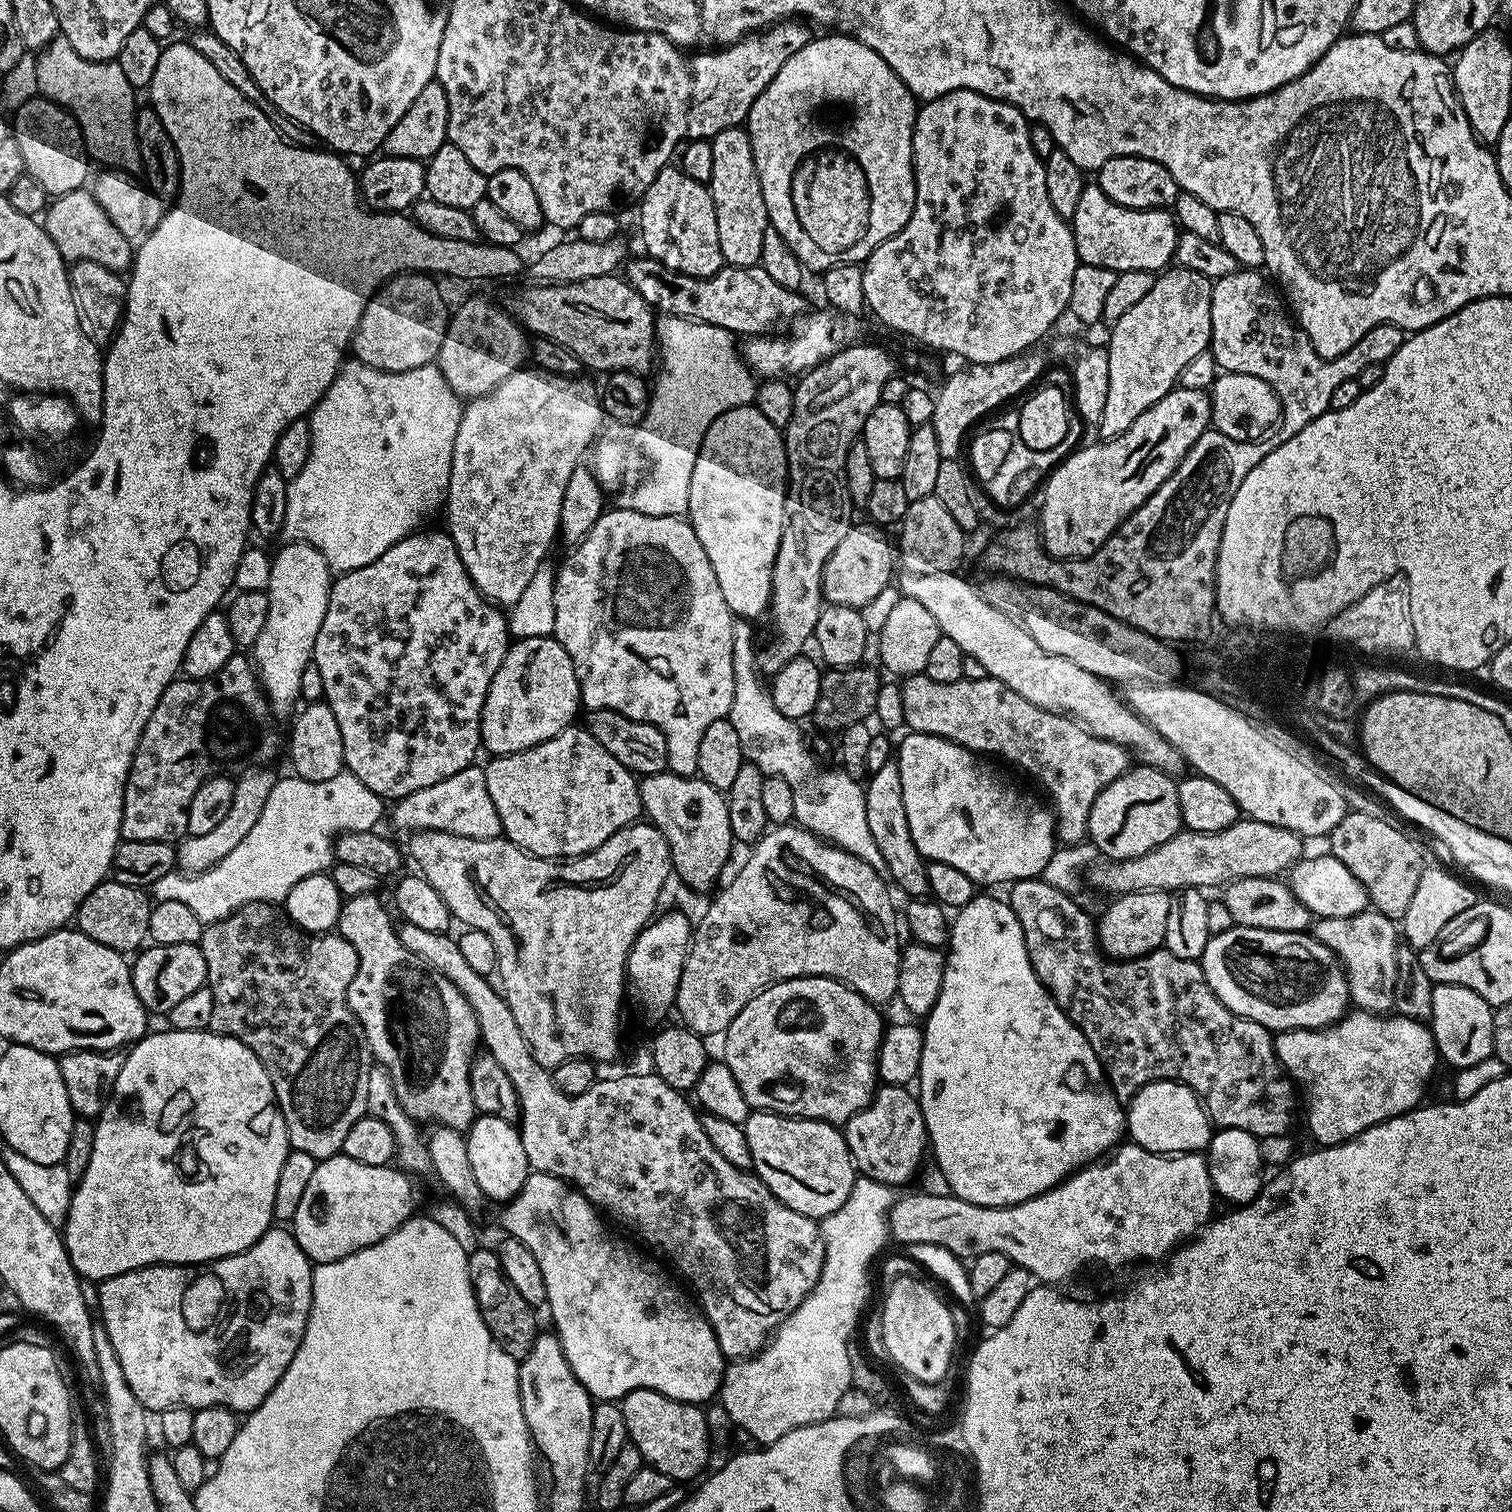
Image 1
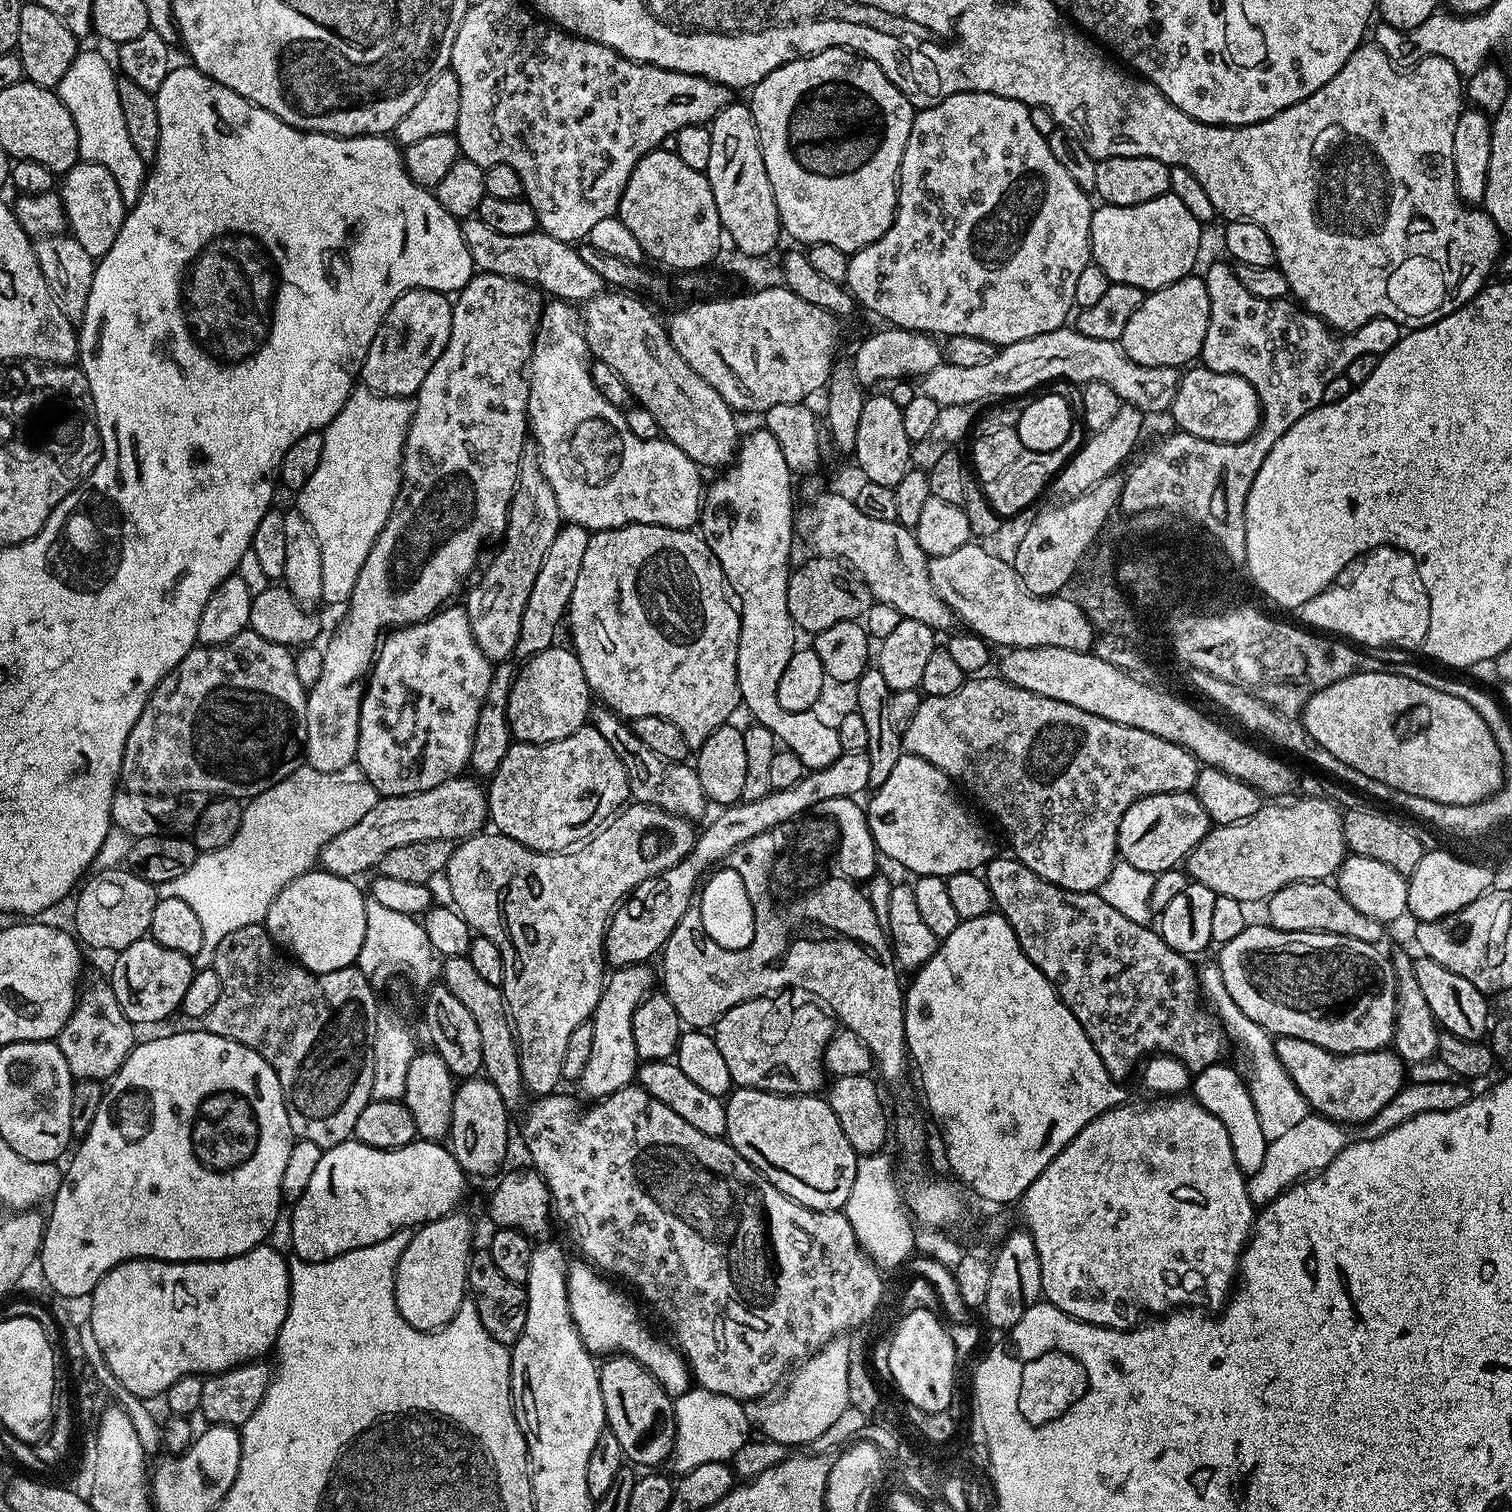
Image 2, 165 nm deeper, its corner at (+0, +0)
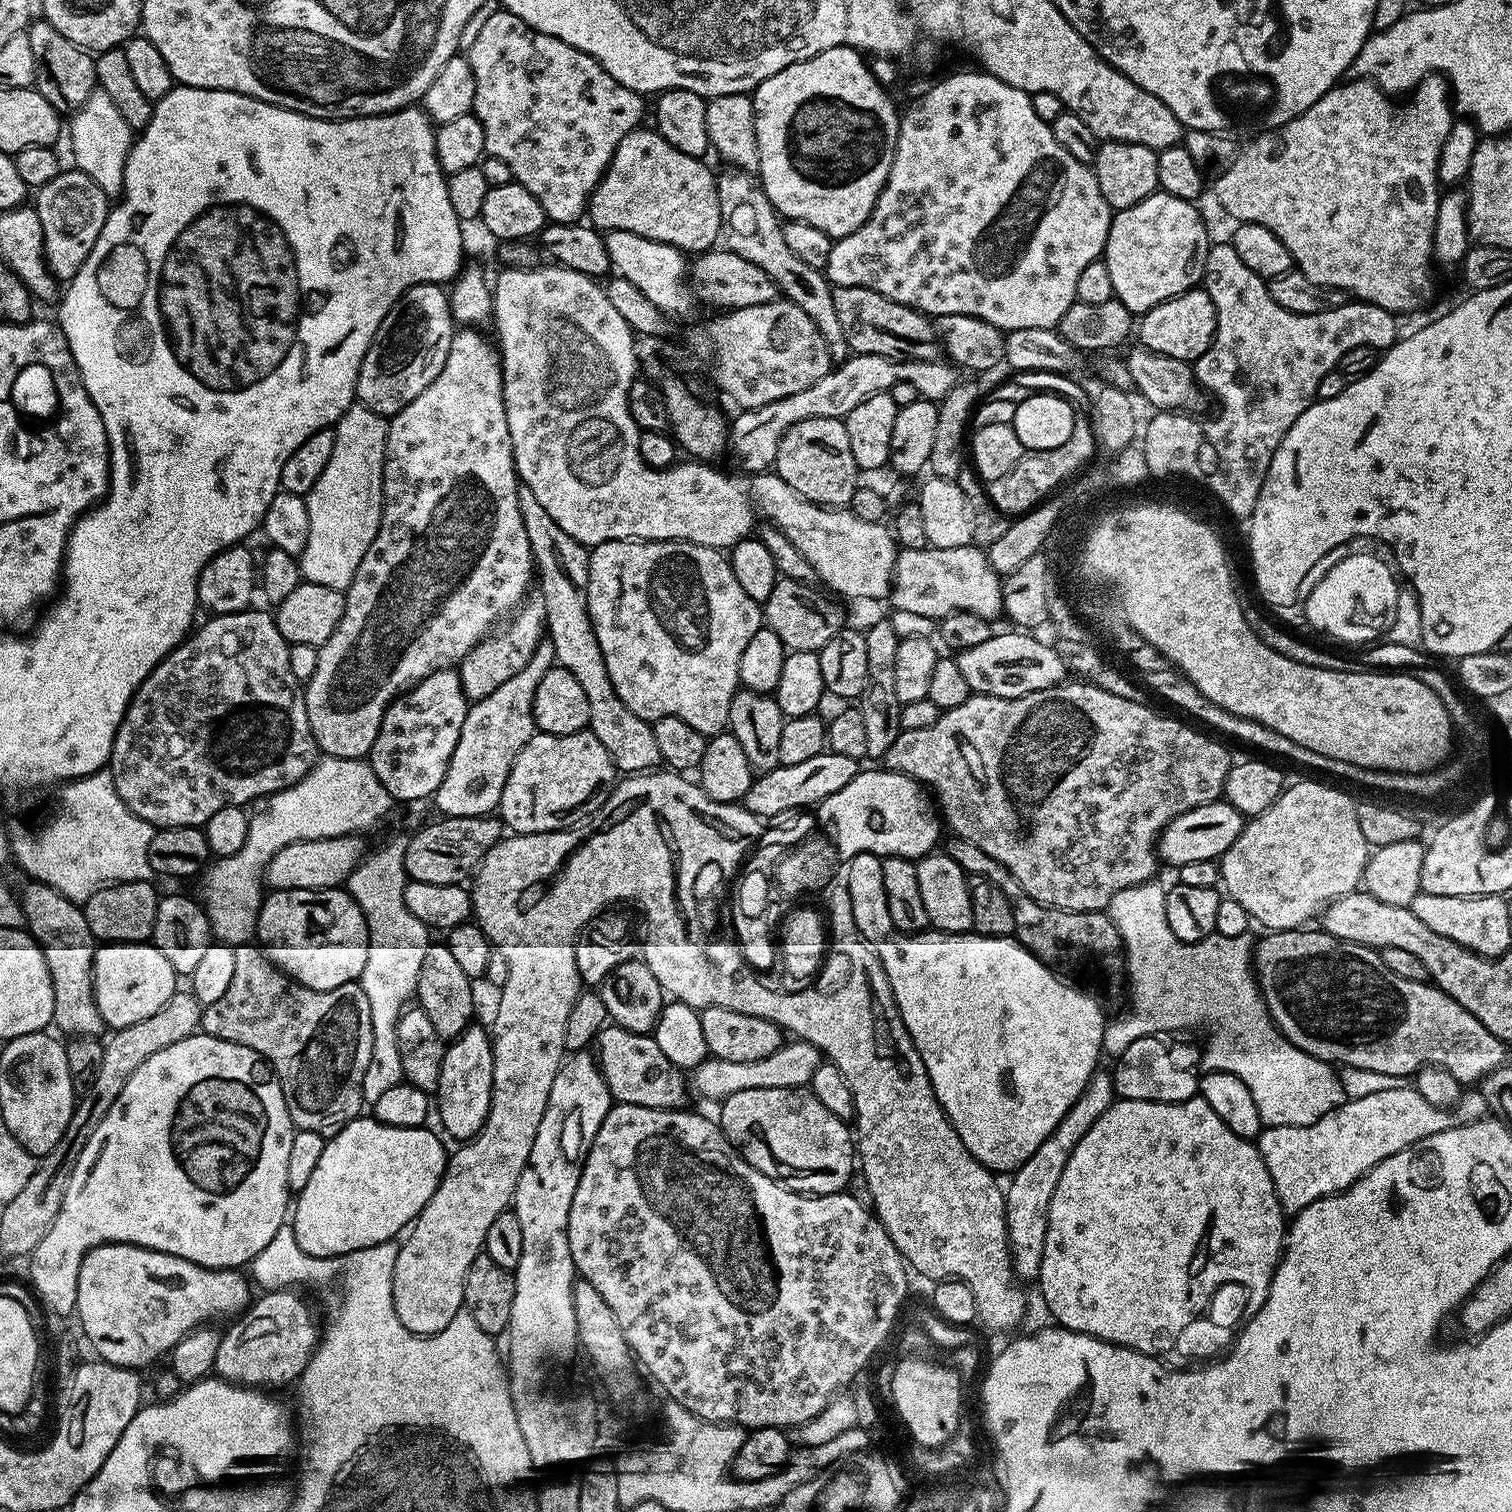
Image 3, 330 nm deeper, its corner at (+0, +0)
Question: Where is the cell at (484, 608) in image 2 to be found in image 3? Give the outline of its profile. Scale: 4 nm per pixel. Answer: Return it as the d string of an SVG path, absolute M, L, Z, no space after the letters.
M538 594L529 595L507 624L508 629L505 632L497 631L485 636L465 654L463 660L459 661L462 690L469 701L475 702L486 698L486 694L494 694L494 690L498 690L502 682L514 678L514 674L518 674L518 670L522 670L522 666L530 662L530 654L534 654L534 650L546 636L544 599Z

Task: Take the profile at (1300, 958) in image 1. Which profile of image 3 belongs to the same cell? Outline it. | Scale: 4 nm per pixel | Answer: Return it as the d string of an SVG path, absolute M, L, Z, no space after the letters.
M1308 930L1269 931L1264 934L1264 937L1258 940L1254 948L1254 975L1256 983L1260 986L1260 994L1264 997L1264 1004L1267 1006L1270 1015L1272 1015L1272 1020L1277 1028L1290 1043L1303 1049L1306 1054L1317 1056L1319 1060L1327 1060L1336 1066L1349 1064L1352 1068L1365 1068L1366 1071L1377 1072L1380 1076L1409 1075L1408 1077L1411 1077L1424 1065L1436 1065L1449 1071L1462 1086L1475 1085L1486 1074L1490 1074L1494 1069L1501 1067L1505 1063L1505 1041L1499 1040L1494 1034L1490 1034L1490 1030L1486 1030L1486 1026L1482 1026L1482 1022L1478 1022L1478 1018L1474 1018L1474 1014L1467 1012L1461 1004L1454 998L1447 996L1441 988L1437 988L1423 980L1398 978L1398 974L1394 974L1394 970L1390 970L1390 966L1386 966L1386 962L1382 962L1380 952L1375 948L1367 948L1361 944L1339 940L1323 930L1317 930L1317 932L1304 931Z

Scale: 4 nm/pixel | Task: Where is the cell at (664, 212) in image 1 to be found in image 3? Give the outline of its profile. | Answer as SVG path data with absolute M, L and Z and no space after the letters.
M638 127L626 134L622 142L618 142L618 150L611 164L600 179L598 187L592 192L592 199L588 202L587 219L591 227L605 233L626 230L674 246L685 254L709 251L722 236L716 176L704 165L703 159L682 154L682 150L670 146L670 142L666 142L666 138L662 138L659 132L648 128Z

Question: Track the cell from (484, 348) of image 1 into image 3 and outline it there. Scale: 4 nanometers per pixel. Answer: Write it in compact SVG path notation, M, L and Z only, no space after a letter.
M464 326L453 331L450 354L438 378L434 378L434 382L430 382L430 386L426 386L426 390L422 390L422 394L414 398L414 402L410 402L399 414L388 420L388 437L386 438L386 451L384 451L384 509L378 526L378 534L374 542L370 542L370 550L366 550L354 574L352 584L346 590L342 622L338 622L334 634L330 634L328 641L320 645L318 666L312 677L306 681L304 688L304 701L306 714L310 718L310 730L316 739L317 749L324 756L365 759L371 753L374 738L378 738L378 730L382 726L382 718L394 697L407 692L418 681L426 679L438 669L447 668L463 660L465 654L474 645L480 643L497 627L495 624L500 619L503 621L509 613L519 609L529 591L527 590L528 583L531 580L533 583L534 561L518 502L518 490L521 483L516 474L510 428L506 426L504 375L500 369L500 353L497 345L493 341L491 344L480 332L483 331L472 326Z

